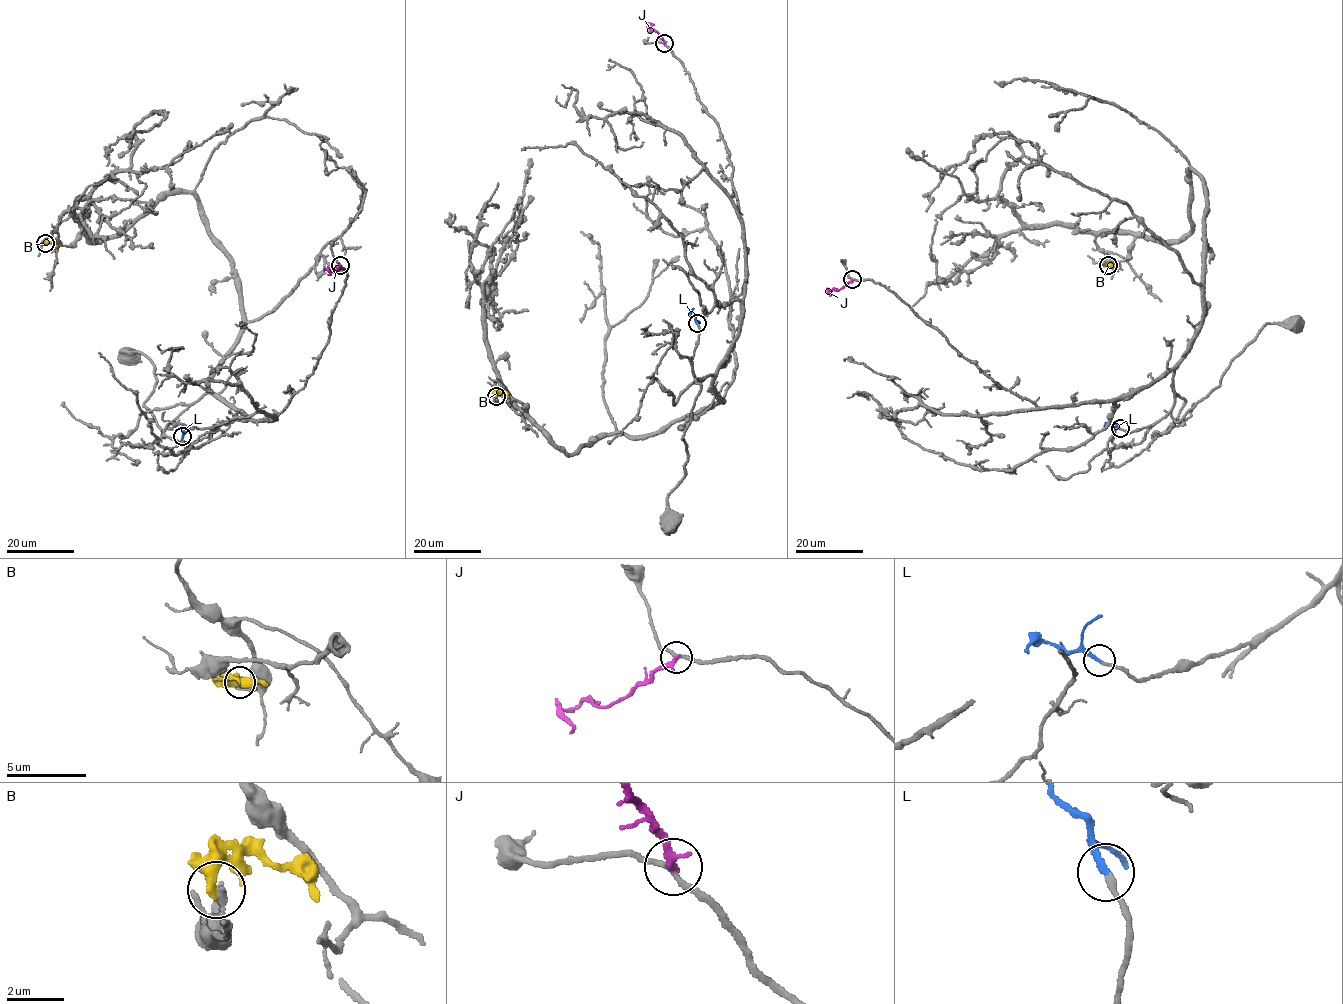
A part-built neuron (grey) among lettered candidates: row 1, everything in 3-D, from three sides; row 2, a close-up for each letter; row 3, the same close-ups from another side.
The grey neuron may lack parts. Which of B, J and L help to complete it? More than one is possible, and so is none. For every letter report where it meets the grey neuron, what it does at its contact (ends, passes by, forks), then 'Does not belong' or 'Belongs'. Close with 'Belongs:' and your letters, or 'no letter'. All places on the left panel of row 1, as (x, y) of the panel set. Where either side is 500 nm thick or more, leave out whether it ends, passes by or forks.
B: Touches grey at (45, 243). It ends there. Does not belong
J: Touches grey at (340, 265). It ends there. Does not belong
L: Touches grey at (182, 436). It ends there. Belongs
Belongs: L

